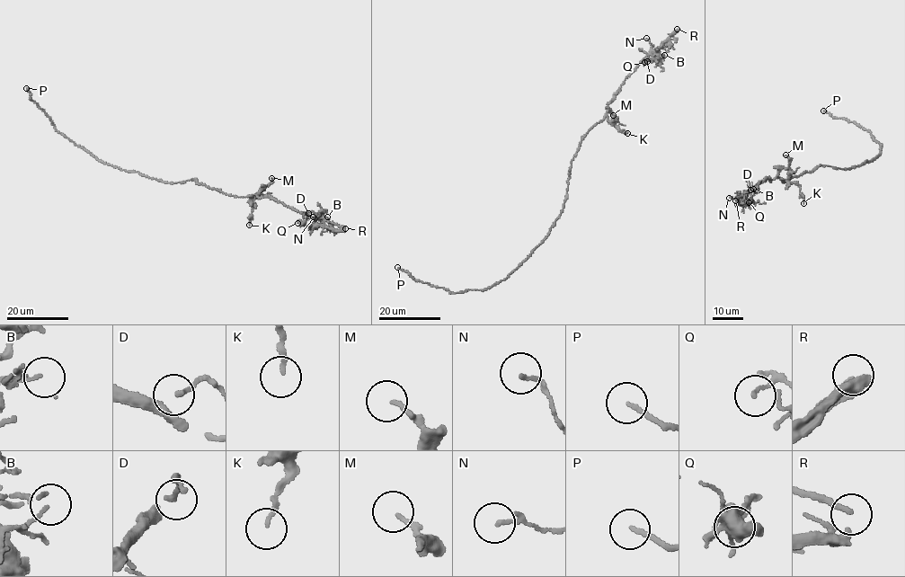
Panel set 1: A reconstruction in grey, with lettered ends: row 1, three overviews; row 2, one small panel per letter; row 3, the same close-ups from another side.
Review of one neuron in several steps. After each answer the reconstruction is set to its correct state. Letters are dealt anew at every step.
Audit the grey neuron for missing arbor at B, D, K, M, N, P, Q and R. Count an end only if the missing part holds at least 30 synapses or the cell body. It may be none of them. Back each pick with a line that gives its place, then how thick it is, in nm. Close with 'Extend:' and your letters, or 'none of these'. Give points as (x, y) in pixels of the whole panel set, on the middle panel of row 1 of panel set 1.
P: at (397, 267); 150 nm thick
R: at (677, 29); 160 nm thick
Extend: P, R

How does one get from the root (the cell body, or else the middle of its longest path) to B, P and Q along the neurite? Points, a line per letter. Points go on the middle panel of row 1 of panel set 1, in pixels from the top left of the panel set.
B: (565, 198), (572, 160), (582, 137), (605, 117), (625, 79), (647, 55), (652, 51), (658, 57), (664, 55)
P: (565, 198), (561, 215), (545, 239), (512, 272), (483, 290), (454, 293), (413, 279), (397, 267)
Q: (565, 198), (572, 160), (582, 137), (605, 117), (625, 79), (658, 53), (656, 58), (644, 62)

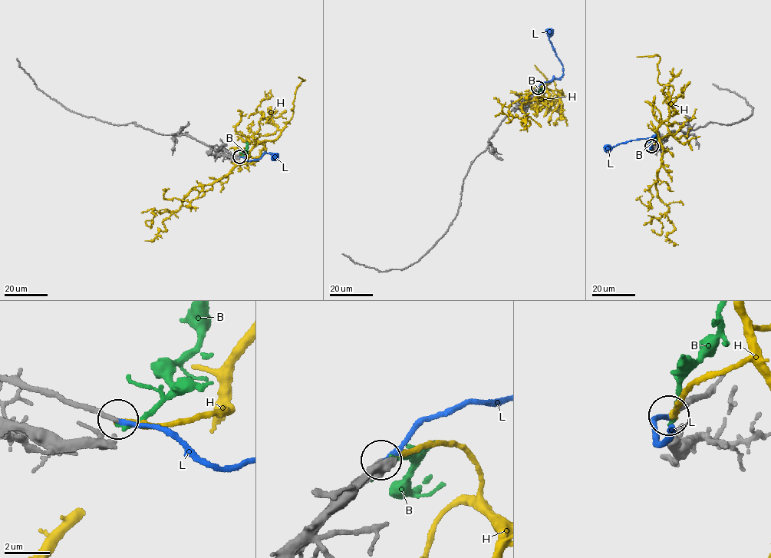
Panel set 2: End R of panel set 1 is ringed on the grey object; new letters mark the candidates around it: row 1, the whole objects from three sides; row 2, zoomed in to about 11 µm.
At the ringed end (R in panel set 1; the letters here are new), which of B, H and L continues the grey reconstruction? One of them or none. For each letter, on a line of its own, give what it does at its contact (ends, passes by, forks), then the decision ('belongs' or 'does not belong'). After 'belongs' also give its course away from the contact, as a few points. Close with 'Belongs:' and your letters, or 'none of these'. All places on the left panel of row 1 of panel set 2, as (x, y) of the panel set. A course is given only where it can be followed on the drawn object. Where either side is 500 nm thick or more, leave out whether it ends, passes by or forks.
B: it ends | does not belong
H: it ends | does not belong
L: it ends | belongs | via (238, 156), (248, 160), (260, 158), (264, 153), (273, 156), (278, 155), (272, 156), (275, 156)
Belongs: L

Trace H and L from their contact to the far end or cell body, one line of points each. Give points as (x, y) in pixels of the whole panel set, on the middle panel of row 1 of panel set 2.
H: (537, 87), (545, 86), (548, 95), (522, 103), (522, 124), (530, 123), (522, 120), (519, 130)
L: (537, 87), (550, 81), (554, 76), (559, 79), (563, 74), (562, 64), (549, 39), (550, 33)

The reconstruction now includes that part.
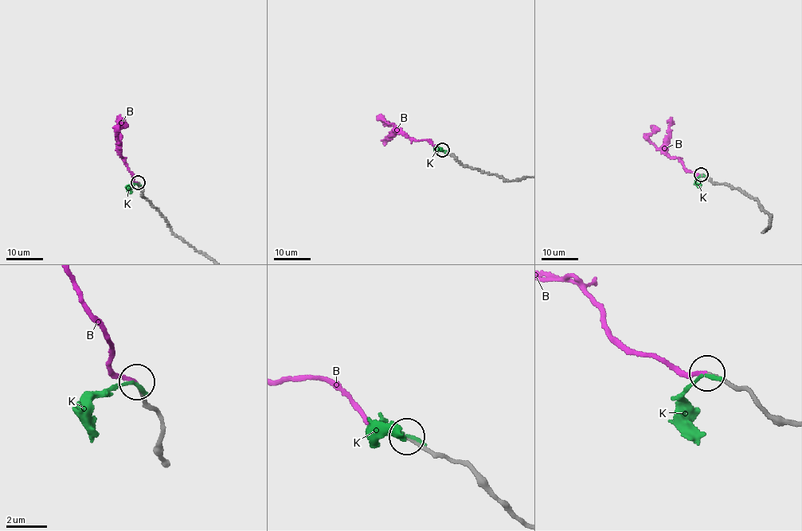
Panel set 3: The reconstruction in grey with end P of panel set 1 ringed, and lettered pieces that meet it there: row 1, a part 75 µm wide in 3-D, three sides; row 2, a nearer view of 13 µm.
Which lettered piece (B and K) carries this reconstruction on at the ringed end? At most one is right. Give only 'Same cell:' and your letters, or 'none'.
Same cell: B

